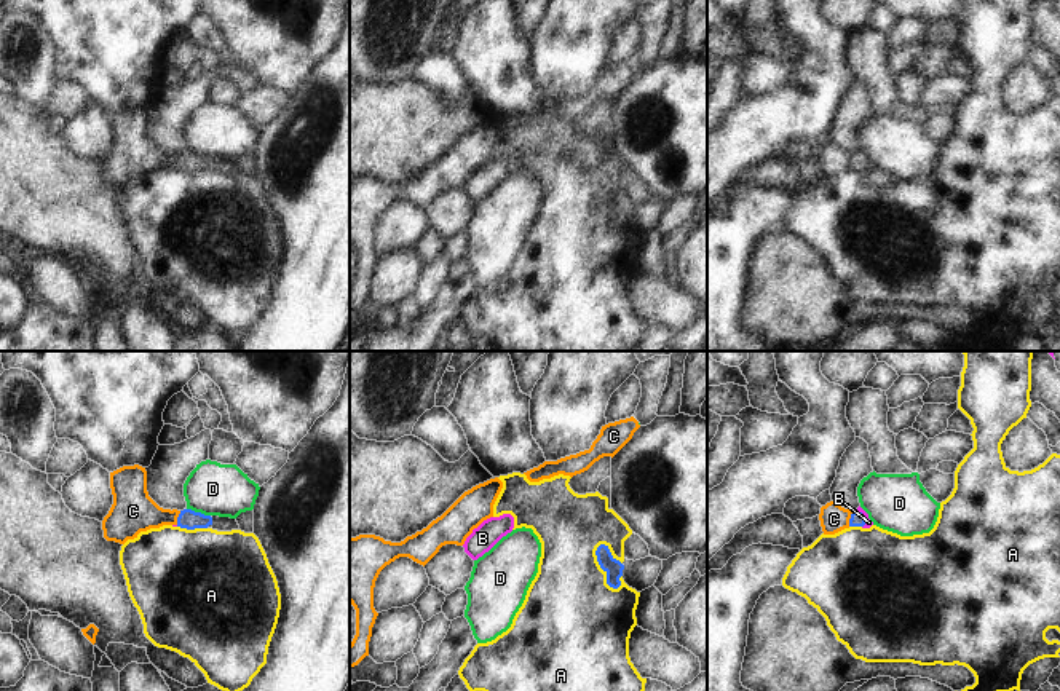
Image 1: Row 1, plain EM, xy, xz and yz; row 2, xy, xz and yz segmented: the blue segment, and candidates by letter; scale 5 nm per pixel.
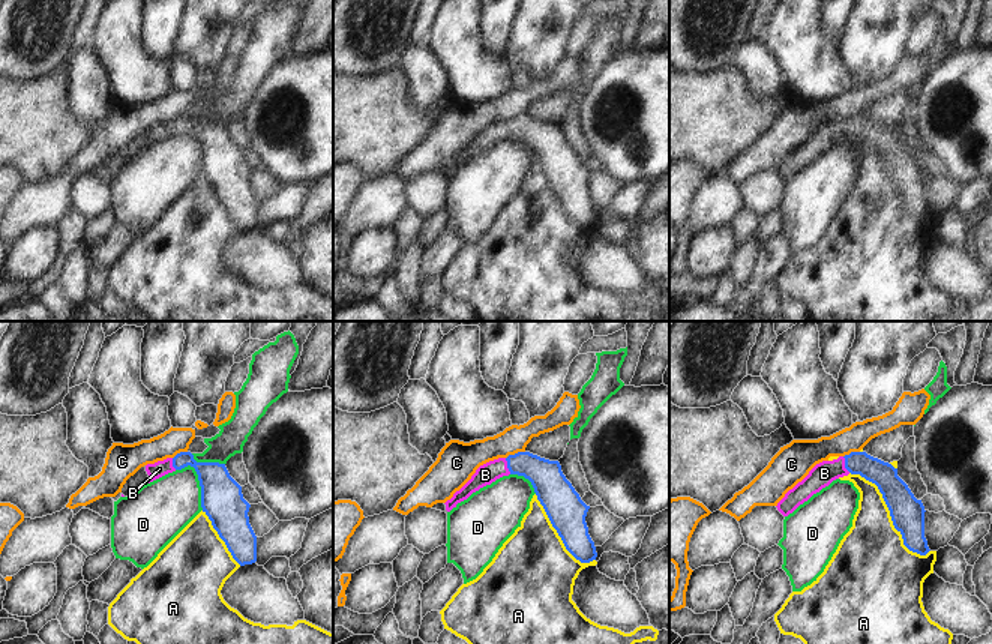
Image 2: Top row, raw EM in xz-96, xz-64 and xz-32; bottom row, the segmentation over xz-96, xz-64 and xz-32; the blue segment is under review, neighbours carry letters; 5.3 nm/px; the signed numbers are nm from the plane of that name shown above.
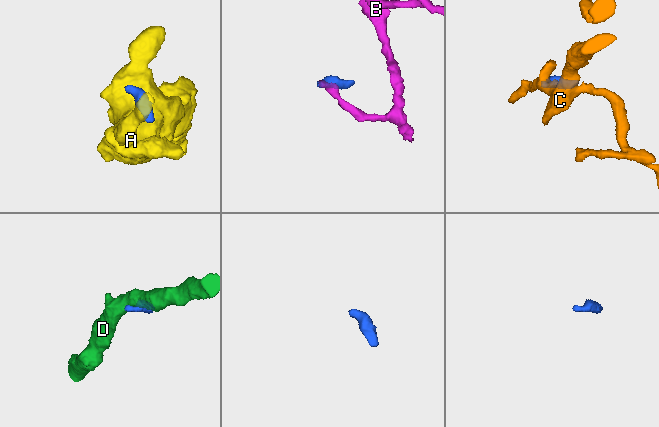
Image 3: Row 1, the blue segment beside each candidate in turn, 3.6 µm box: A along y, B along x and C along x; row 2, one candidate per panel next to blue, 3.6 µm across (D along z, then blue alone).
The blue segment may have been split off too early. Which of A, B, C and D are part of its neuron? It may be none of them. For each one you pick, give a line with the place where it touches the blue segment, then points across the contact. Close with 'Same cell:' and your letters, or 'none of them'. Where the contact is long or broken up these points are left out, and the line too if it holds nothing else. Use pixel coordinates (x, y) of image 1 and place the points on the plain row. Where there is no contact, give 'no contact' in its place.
B: contact yz (864, 160); way yz (858, 161), (864, 160), (869, 165)
Same cell: B

